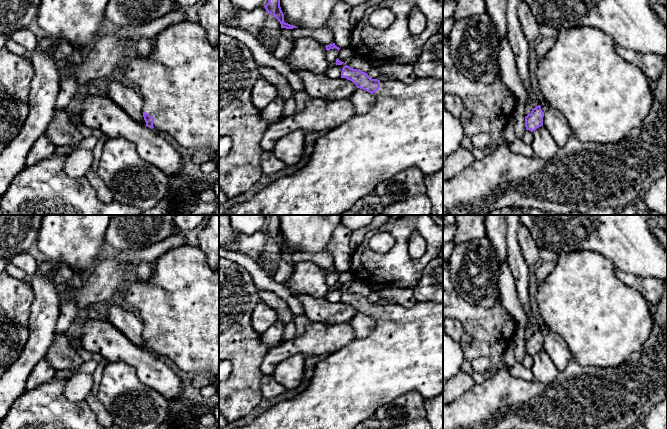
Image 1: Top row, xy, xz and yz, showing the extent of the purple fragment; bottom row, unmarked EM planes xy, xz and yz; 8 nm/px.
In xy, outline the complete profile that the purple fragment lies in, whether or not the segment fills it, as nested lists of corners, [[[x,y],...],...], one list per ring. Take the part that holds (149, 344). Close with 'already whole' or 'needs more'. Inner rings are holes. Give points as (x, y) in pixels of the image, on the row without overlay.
[[[187,244],[169,249],[152,267],[153,275],[147,282],[133,280],[123,293],[143,323],[146,350],[168,357],[192,375],[219,375],[219,269],[208,264],[199,247]]]; needs more

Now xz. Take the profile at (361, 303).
[[[348,289],[342,292],[341,302],[346,302],[352,305],[357,312],[371,317],[375,322],[375,328],[372,333],[366,338],[355,338],[342,349],[322,357],[315,367],[314,376],[309,385],[299,395],[293,399],[277,403],[264,413],[260,414],[248,425],[238,429],[354,429],[359,423],[374,416],[380,405],[391,402],[396,397],[400,397],[410,392],[418,392],[424,399],[430,399],[443,393],[443,303],[417,301],[417,303],[410,308],[390,302],[387,304],[378,304],[372,303],[367,297],[350,292]]]; needs more

